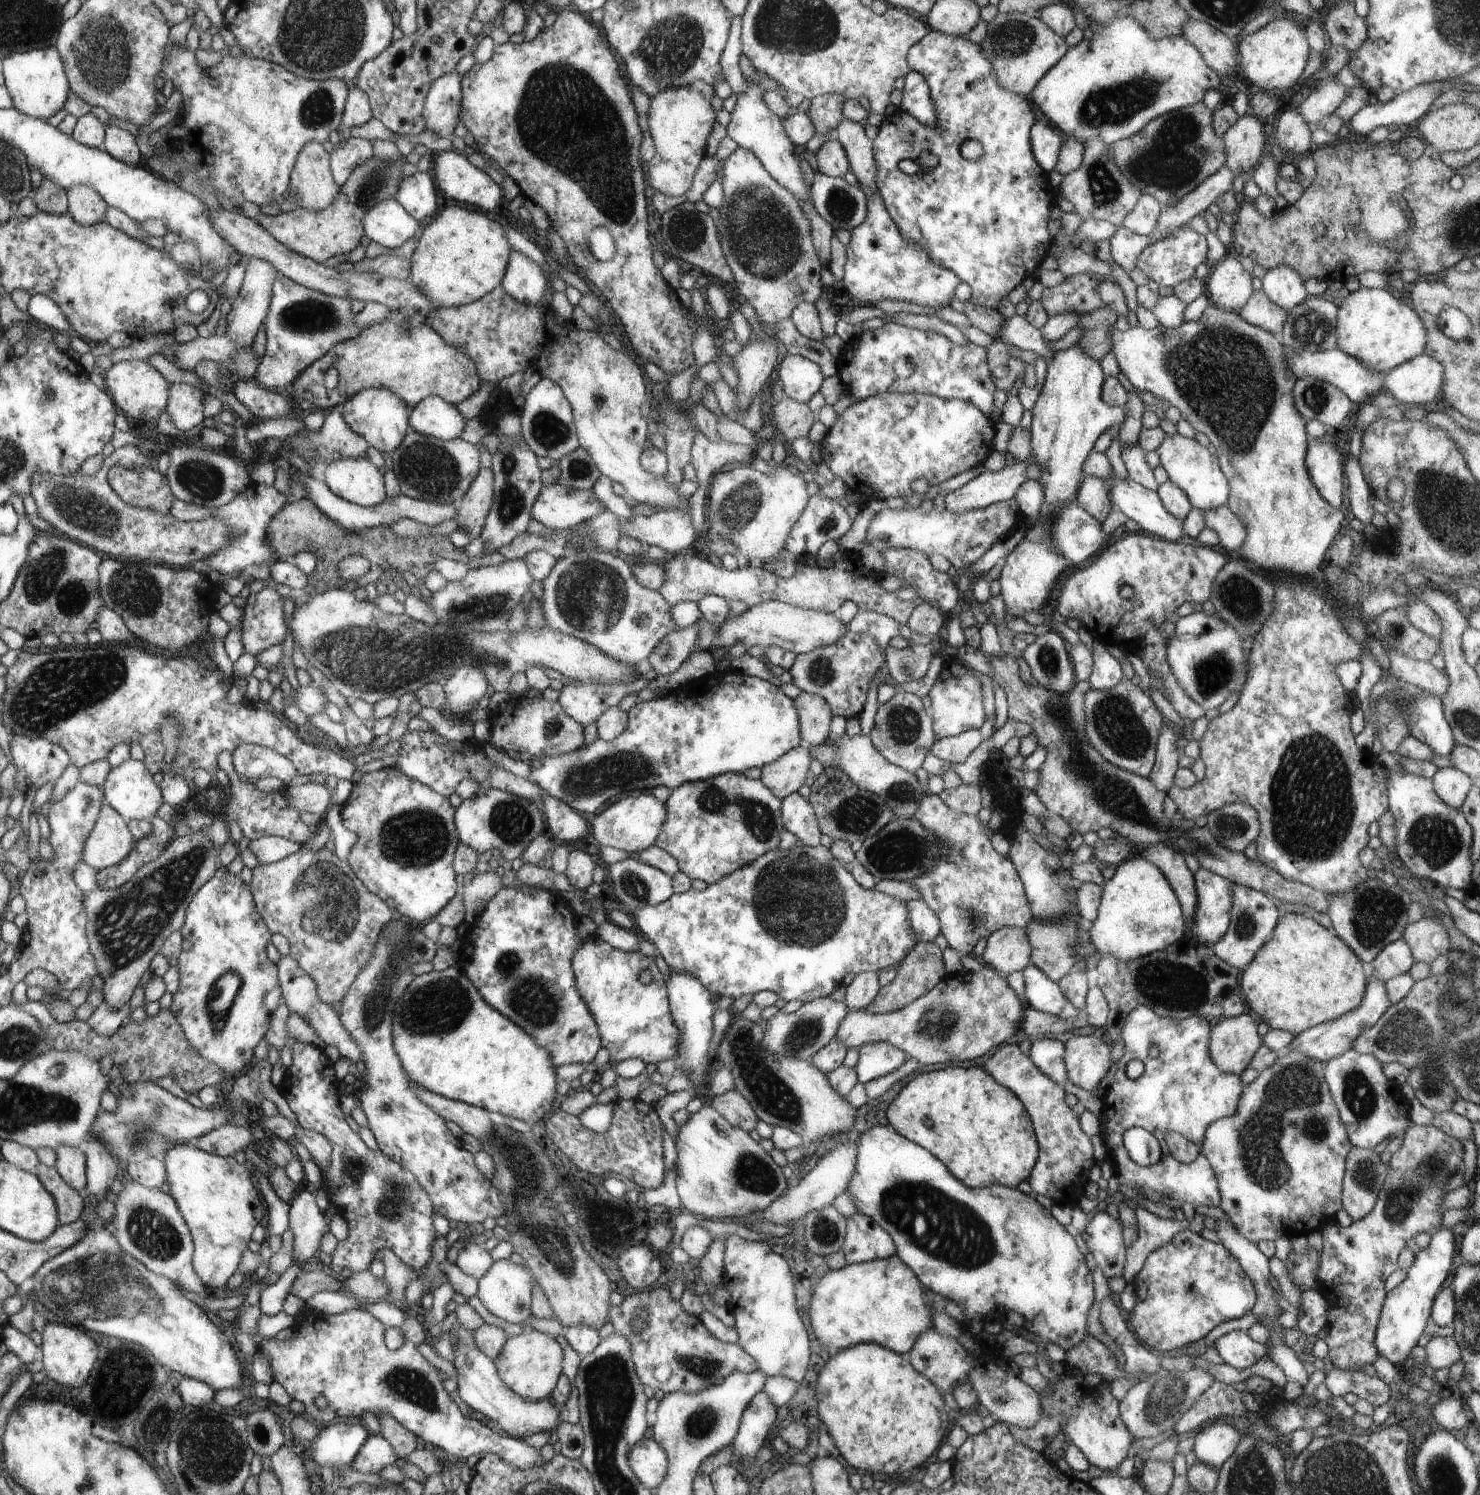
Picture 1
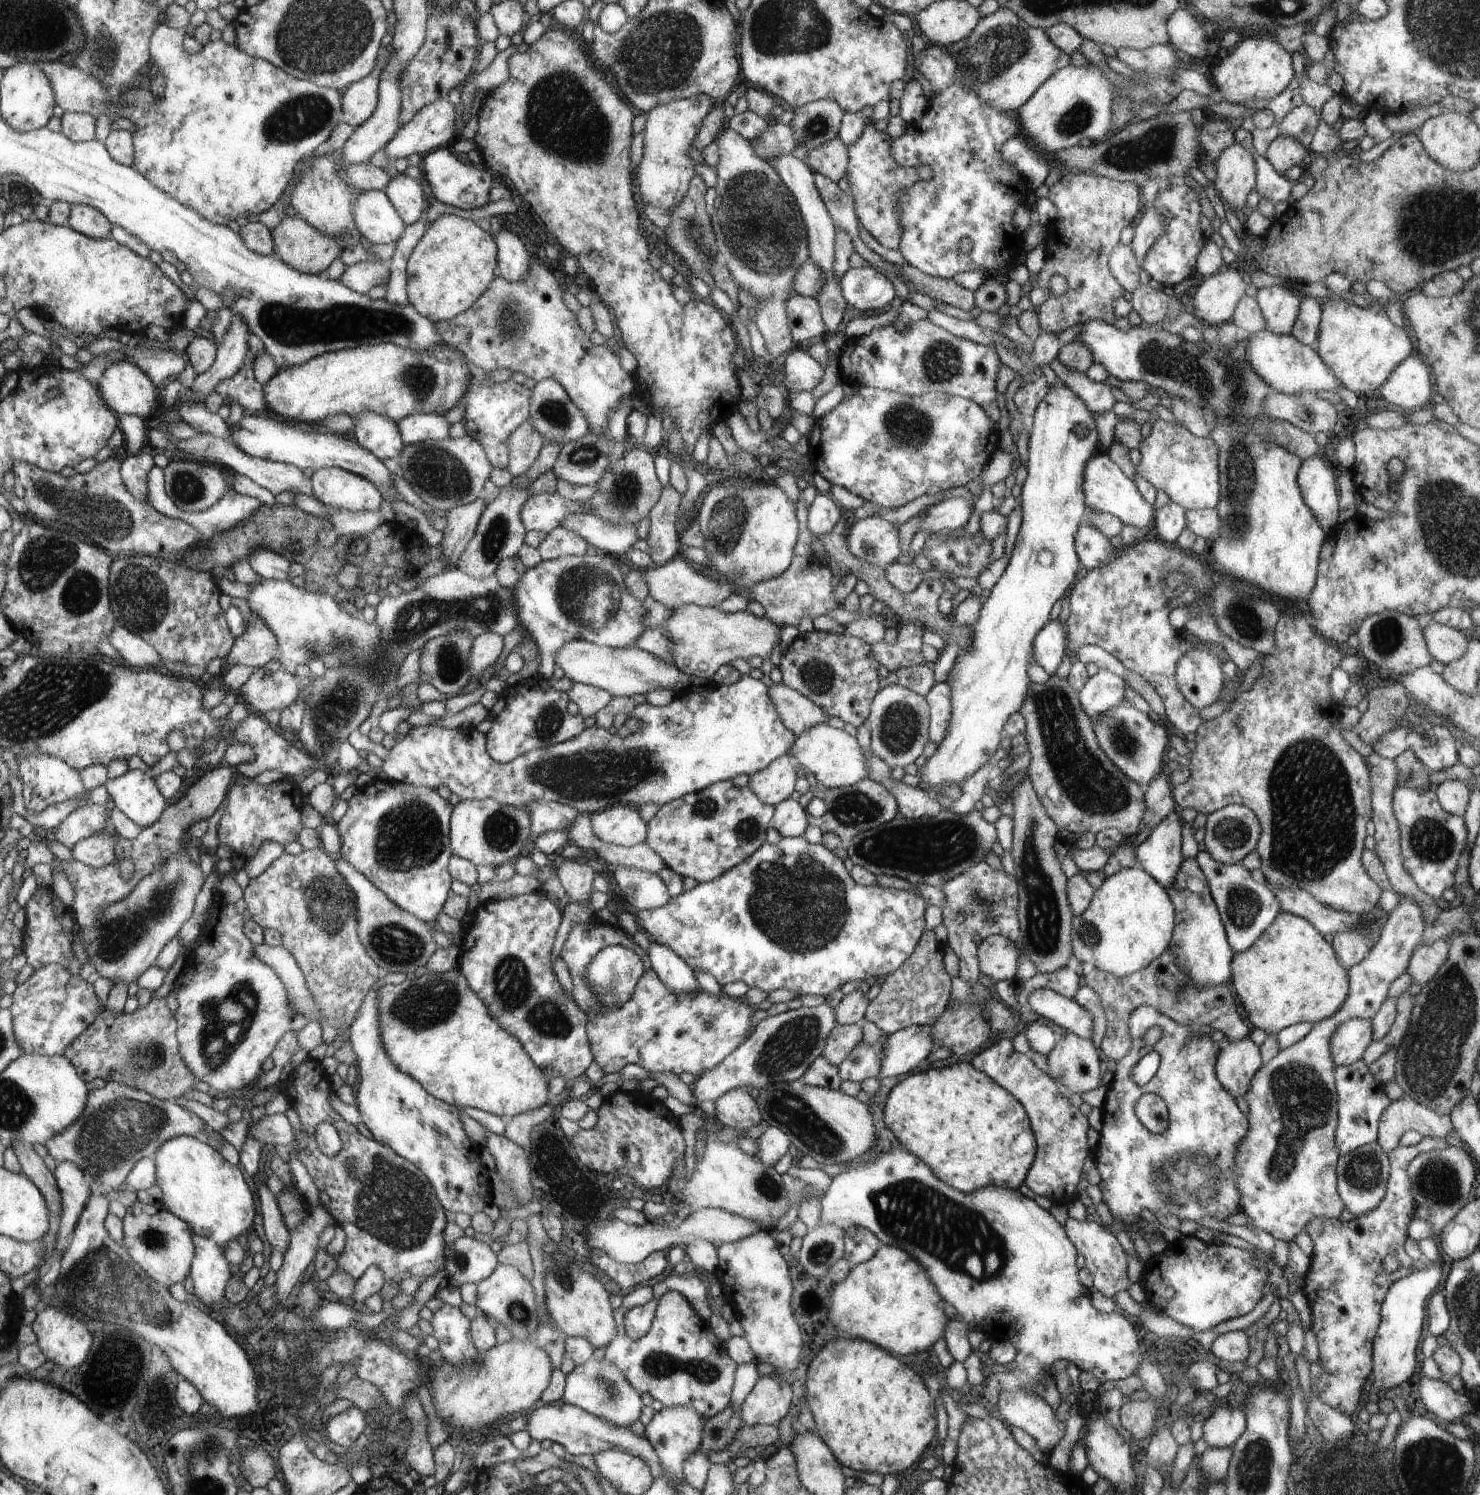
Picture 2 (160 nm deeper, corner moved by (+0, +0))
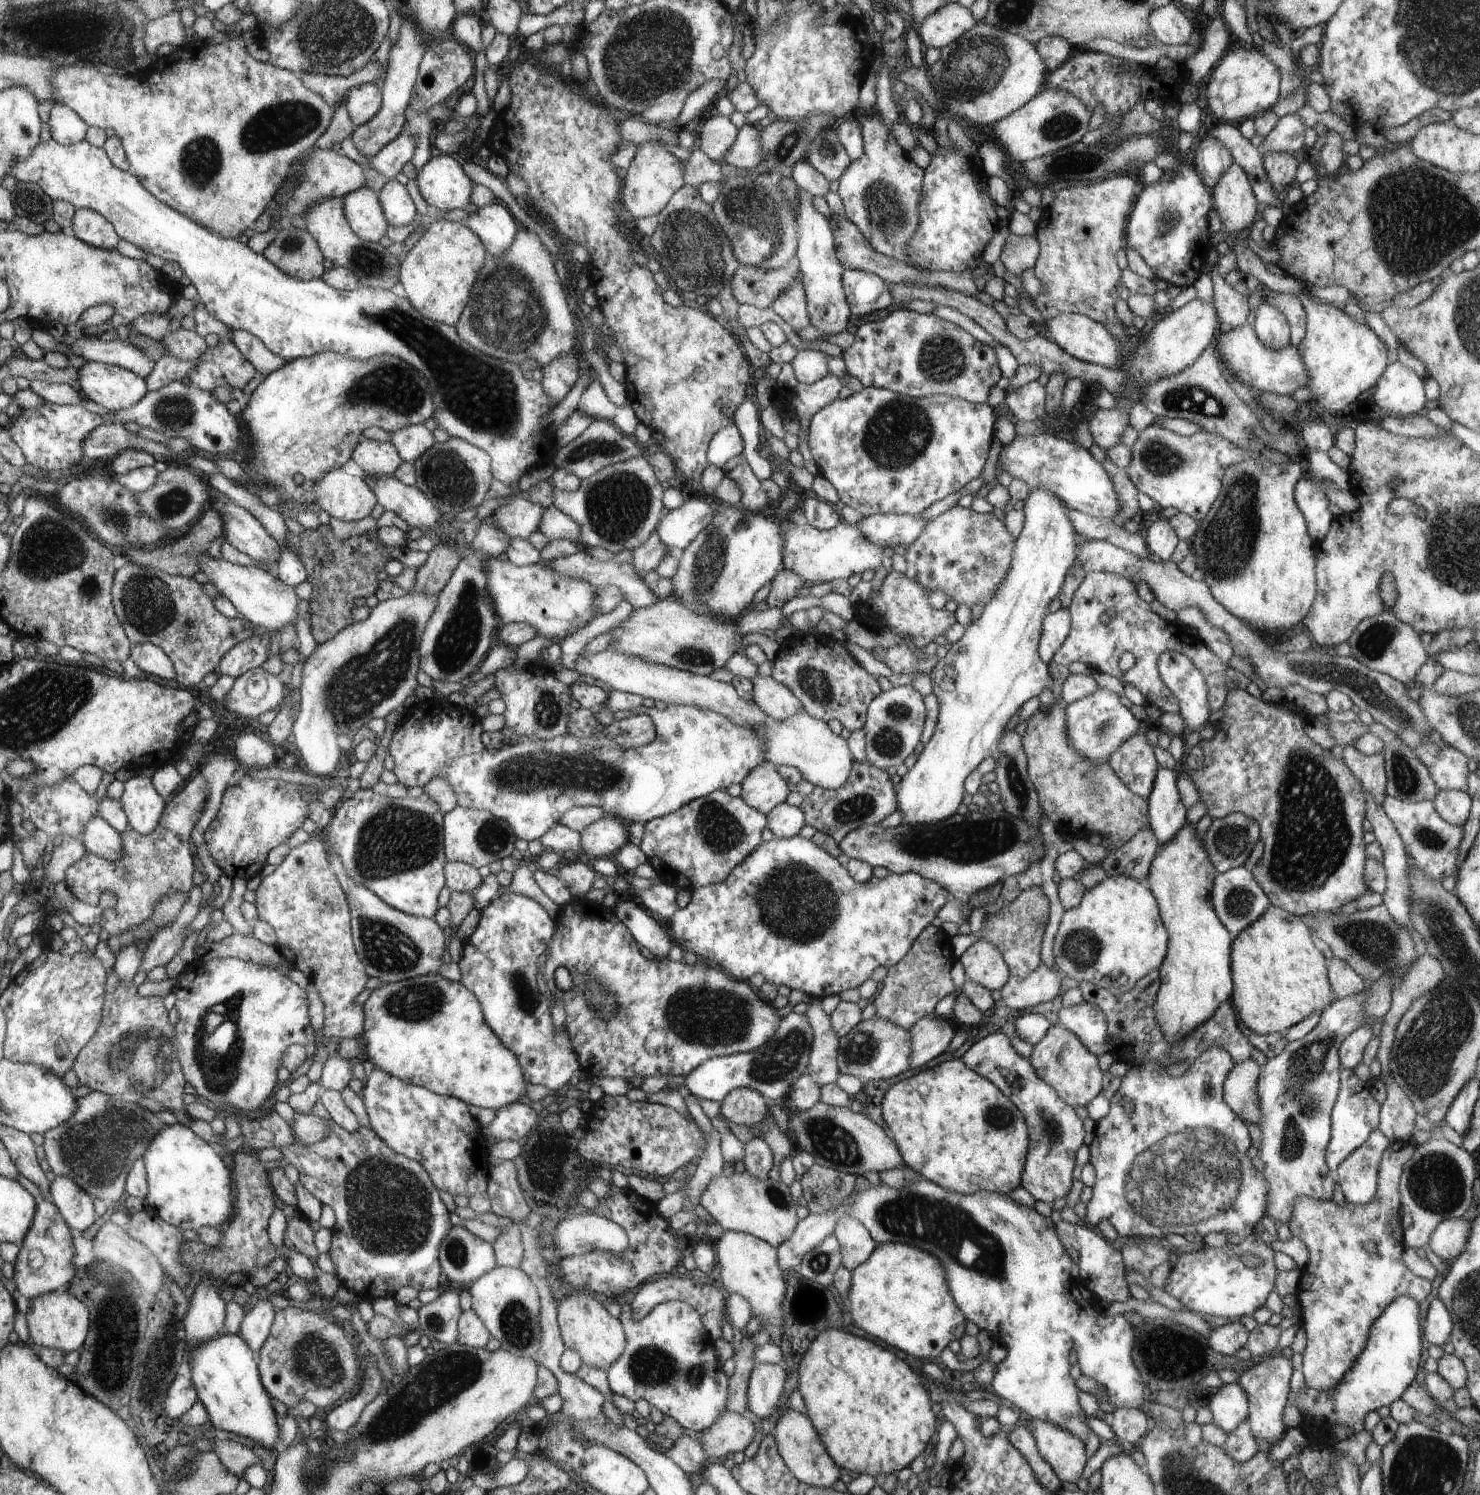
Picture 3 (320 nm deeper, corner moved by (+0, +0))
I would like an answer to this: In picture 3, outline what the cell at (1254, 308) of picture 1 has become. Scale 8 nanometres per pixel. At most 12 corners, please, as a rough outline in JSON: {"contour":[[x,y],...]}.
{"contour":[[1217,265],[1208,274],[1222,327],[1248,325],[1248,296],[1226,284]]}

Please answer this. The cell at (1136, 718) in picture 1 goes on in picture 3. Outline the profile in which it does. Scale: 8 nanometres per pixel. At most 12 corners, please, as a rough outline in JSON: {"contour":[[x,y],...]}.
{"contour":[[1138,728],[1108,754],[1114,773],[1148,799],[1160,768]]}

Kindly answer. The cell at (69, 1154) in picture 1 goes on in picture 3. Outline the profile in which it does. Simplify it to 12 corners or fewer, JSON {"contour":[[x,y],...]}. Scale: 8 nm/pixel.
{"contour":[[68,1176],[51,1183],[49,1200],[71,1230],[98,1218],[94,1198]]}

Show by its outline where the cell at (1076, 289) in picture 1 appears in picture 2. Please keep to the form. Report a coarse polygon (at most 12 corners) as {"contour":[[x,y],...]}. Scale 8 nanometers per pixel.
{"contour":[[1068,171],[1049,188],[1057,242],[1037,286],[1067,291],[1038,307],[1057,335],[1114,322],[1124,288],[1109,267],[1138,220],[1141,187]]}

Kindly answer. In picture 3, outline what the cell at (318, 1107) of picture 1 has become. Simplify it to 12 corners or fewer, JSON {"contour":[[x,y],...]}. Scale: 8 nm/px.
{"contour":[[370,1127],[282,1145],[334,1210],[340,1286],[439,1288],[453,1227],[418,1162]]}

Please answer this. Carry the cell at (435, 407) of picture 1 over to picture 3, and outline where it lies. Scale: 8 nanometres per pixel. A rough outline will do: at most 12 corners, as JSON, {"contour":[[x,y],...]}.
{"contour":[[423,424],[392,434],[400,459],[412,462],[434,447]]}

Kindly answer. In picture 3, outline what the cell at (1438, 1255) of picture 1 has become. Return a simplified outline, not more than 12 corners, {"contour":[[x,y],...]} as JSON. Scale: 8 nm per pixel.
{"contour":[[1398,1296],[1332,1392],[1290,1393],[1331,1435],[1401,1400],[1422,1361],[1420,1304]]}

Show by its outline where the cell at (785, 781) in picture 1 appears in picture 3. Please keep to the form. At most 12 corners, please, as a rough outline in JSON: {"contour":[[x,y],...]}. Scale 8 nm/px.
{"contour":[[767,761],[741,783],[748,806],[768,815],[790,790]]}

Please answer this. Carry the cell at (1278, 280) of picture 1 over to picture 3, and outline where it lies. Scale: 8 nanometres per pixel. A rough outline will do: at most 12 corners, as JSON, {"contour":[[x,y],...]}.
{"contour":[[1265,297],[1251,327],[1266,346],[1291,342],[1284,312]]}

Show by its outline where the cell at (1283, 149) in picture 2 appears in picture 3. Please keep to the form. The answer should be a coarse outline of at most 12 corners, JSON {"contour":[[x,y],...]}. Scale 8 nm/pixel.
{"contour":[[1268,152],[1264,171],[1276,192],[1296,185],[1294,154]]}

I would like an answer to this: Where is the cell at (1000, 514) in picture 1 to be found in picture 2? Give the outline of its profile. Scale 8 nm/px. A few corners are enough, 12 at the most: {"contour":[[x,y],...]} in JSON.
{"contour":[[856,519],[844,536],[861,563],[885,569],[901,554],[898,524]]}

